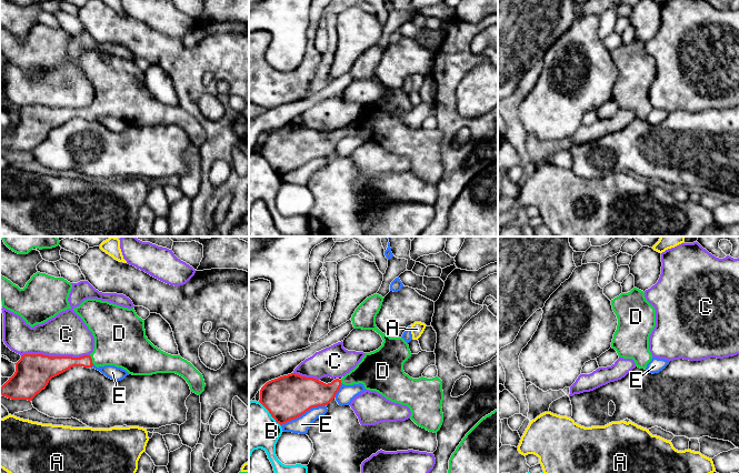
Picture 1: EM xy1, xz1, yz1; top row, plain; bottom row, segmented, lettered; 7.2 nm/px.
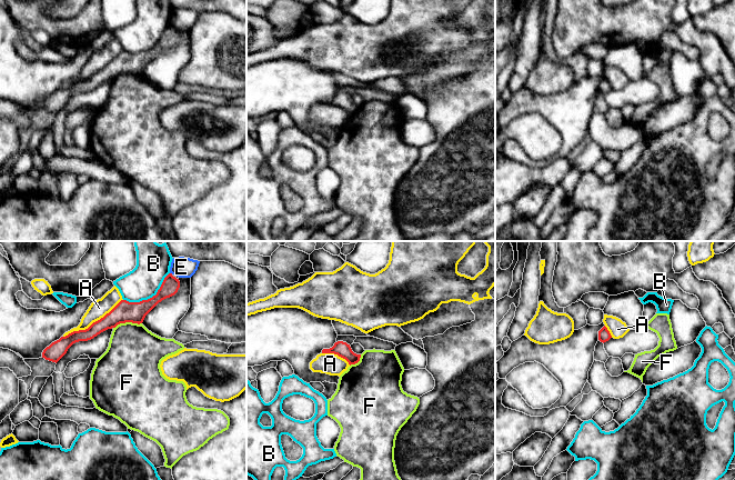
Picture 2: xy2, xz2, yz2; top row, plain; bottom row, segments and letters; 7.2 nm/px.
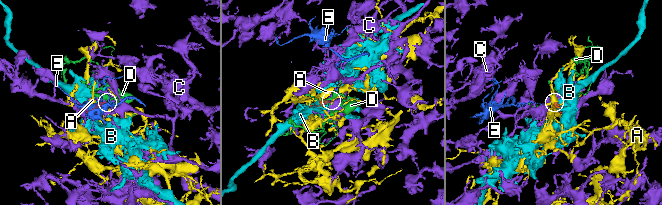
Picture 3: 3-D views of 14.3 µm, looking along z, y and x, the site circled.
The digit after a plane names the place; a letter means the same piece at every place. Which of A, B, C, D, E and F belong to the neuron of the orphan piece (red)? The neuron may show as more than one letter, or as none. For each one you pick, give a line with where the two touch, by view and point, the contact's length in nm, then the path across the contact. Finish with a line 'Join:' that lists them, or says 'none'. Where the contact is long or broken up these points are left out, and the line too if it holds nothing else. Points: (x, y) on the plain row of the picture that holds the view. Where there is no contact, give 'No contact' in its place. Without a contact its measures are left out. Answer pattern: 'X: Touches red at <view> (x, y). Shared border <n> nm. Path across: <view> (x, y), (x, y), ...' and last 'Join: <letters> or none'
D: Touches red at xy1 (91, 111). Shared border 70 nm. Path across: xy1 (58, 116), (91, 111), (99, 109), (119, 91)
Join: D

